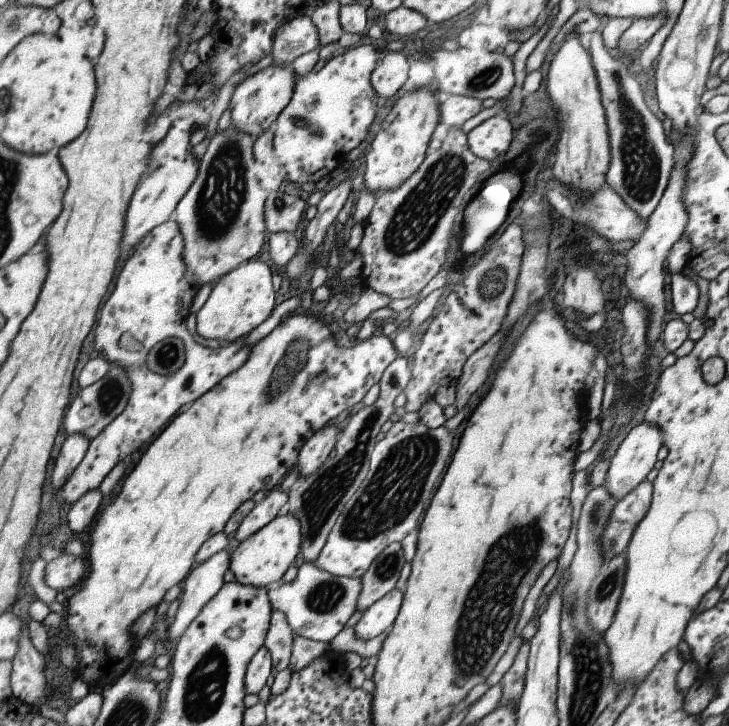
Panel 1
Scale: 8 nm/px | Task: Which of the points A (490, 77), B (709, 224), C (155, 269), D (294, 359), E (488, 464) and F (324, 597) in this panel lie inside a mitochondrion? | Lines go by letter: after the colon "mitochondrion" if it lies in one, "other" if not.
A: mitochondrion
B: other
C: other
D: mitochondrion
E: other
F: mitochondrion

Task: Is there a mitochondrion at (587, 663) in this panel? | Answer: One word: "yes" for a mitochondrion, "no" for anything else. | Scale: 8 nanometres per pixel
yes

